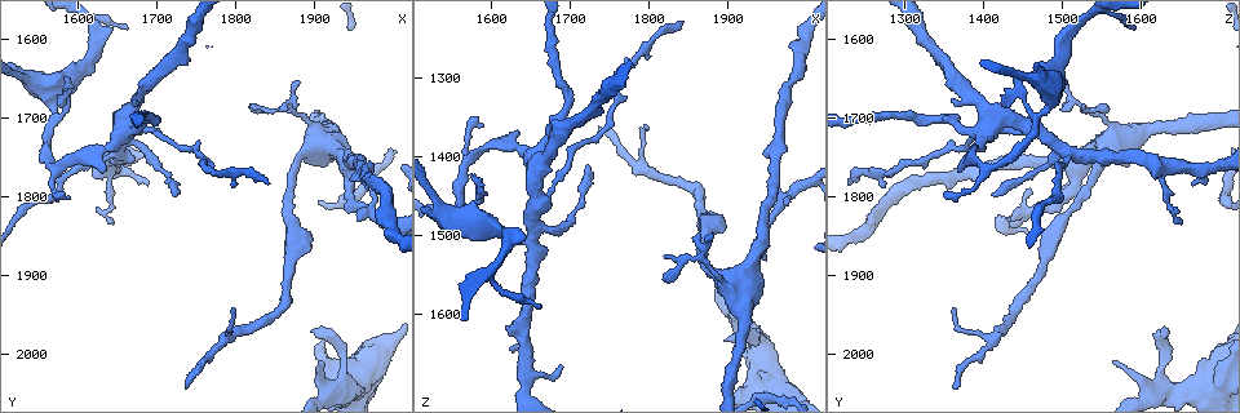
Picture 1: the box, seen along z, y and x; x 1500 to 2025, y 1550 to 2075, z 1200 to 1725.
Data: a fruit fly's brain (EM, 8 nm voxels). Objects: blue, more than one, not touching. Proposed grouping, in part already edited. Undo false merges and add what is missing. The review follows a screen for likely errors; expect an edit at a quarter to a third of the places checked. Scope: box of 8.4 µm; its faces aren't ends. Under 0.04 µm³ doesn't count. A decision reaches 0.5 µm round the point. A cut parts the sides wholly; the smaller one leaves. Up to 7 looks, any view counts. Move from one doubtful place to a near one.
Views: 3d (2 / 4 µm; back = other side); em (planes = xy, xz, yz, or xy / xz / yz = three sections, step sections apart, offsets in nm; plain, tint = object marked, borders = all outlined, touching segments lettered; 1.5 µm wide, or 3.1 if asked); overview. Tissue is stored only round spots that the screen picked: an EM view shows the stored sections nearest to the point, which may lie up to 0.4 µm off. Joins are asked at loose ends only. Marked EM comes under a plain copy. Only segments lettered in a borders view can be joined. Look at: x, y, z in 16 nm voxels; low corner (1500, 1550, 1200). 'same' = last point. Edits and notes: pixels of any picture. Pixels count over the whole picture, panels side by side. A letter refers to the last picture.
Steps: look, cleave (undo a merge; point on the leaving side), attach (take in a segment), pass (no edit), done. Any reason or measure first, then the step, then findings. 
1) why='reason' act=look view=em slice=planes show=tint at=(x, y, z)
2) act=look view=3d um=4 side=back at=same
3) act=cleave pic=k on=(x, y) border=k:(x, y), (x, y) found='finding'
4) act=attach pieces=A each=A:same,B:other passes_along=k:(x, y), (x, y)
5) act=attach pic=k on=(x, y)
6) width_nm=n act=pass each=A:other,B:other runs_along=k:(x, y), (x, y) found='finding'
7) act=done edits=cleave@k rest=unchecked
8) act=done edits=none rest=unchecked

why='three arms meet' act=look view=3d um=2 at=(1655, 1740, 1505)

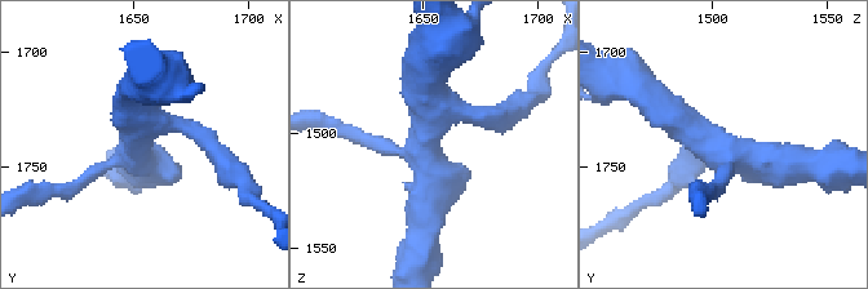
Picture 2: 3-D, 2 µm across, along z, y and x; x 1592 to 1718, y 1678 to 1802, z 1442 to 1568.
why='shape alone is not enough' act=look view=em slice=xz step=8 show=borders at=(1651, 1743, 1507)

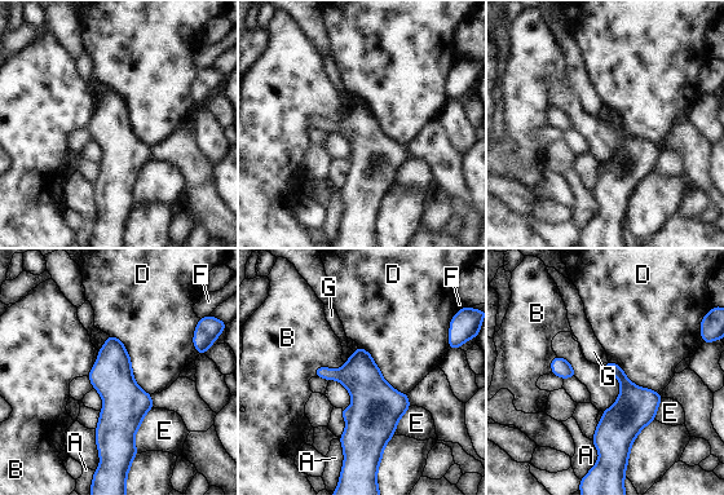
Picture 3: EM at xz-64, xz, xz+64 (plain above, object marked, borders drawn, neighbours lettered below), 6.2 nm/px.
act=pass each=A:other,B:other,D:other,E:other,F:other,G:other runs_along=3:(113, 340), (113, 436), (107, 450) found='all the same neuron'

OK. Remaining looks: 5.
why='an open end' act=look view=3d um=4 at=(1630, 1765, 1365)

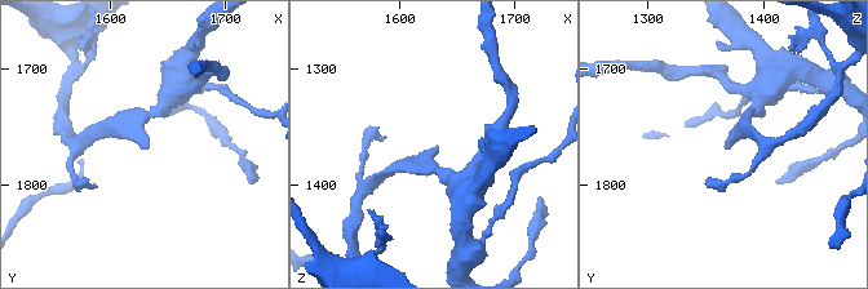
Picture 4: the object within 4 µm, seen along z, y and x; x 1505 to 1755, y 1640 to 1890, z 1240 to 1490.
act=look view=em slice=yz step=4 show=tint at=(1636, 1770, 1368)

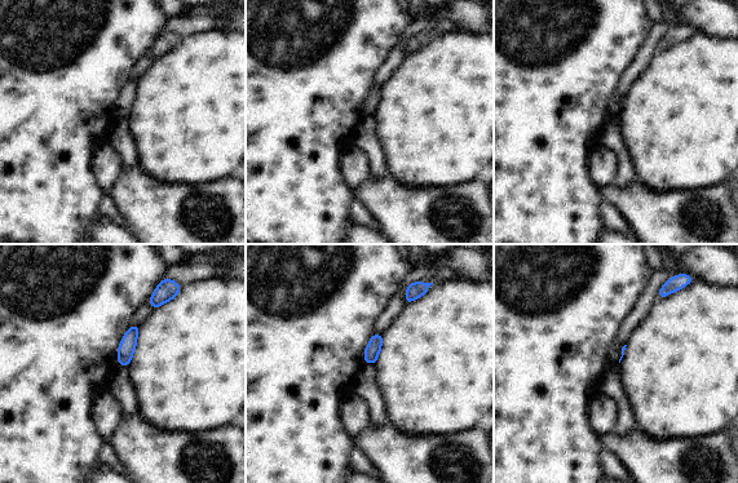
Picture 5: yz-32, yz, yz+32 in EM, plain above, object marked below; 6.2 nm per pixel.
act=look view=em slice=yz step=4 show=borders at=same

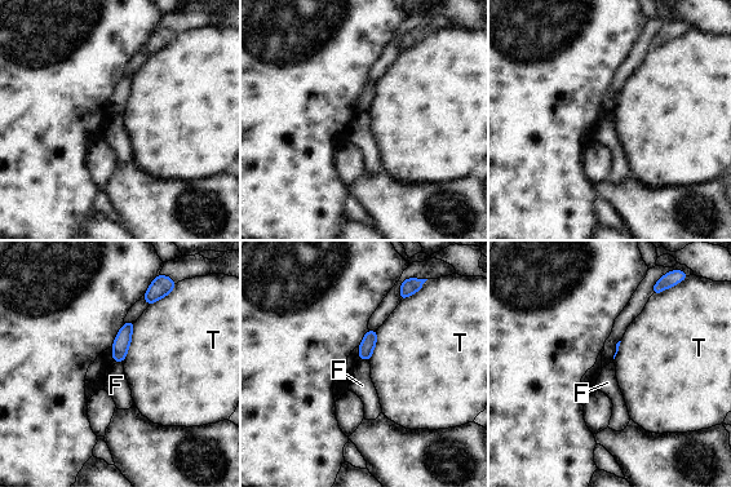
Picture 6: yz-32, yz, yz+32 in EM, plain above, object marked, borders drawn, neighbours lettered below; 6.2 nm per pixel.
act=pass each=F:other,T:other border=6:(136, 322), (123, 363) found='no lettered segment goes on from it'

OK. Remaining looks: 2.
why='thin end' act=look view=em slice=planes show=borders at=(1735, 2045, 1360)

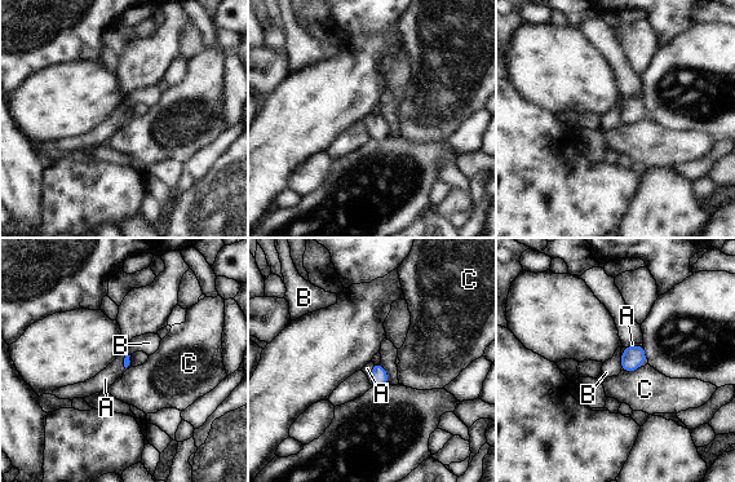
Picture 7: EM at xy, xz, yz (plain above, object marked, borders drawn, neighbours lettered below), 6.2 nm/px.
act=attach pieces=A each=A:same,B:other,C:other passes_along=7:(379, 375), (372, 374), (367, 368) found='the neuron continues'

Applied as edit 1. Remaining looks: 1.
act=done edits=attach@7 rest=unchecked

